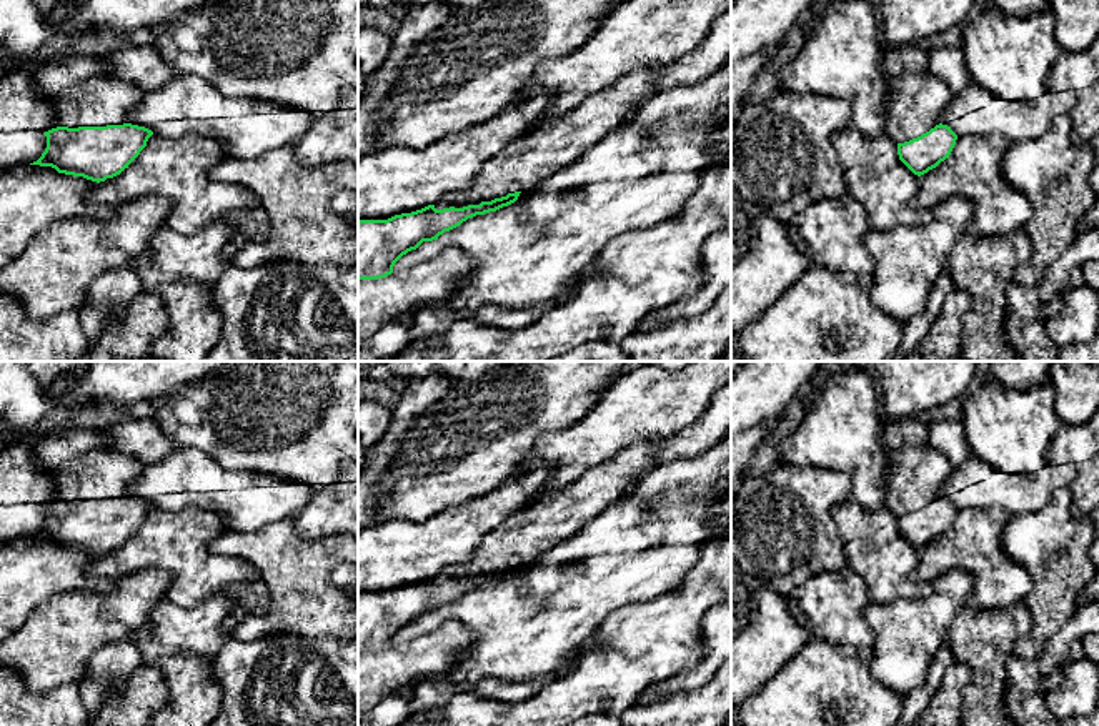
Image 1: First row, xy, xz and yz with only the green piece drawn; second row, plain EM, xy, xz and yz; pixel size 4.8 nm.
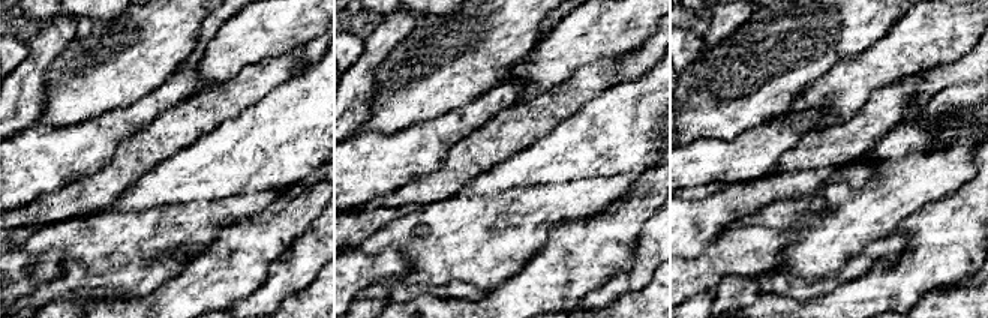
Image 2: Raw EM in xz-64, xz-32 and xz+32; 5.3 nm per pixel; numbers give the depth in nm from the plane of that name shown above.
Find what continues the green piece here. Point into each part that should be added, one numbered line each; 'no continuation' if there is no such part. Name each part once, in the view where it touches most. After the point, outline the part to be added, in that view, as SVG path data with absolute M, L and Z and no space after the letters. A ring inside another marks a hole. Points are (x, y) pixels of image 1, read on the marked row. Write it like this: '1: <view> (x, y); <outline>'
1: xz (527, 160); M663 68L633 70L611 87L588 95L568 113L538 122L490 158L468 190L443 196L435 208L480 205L533 188L634 115L653 97L653 78Z

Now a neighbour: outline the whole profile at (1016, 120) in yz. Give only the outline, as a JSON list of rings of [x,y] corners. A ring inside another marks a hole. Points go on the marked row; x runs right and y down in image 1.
[[[971,83],[954,95],[941,113],[941,123],[957,137],[962,133],[1002,135],[1011,143],[1042,135],[1056,117],[1071,113],[1076,103],[1072,92],[1047,90],[1034,102],[999,100]]]

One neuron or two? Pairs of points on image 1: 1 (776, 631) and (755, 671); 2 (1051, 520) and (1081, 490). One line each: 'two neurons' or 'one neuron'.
1: one neuron
2: two neurons

